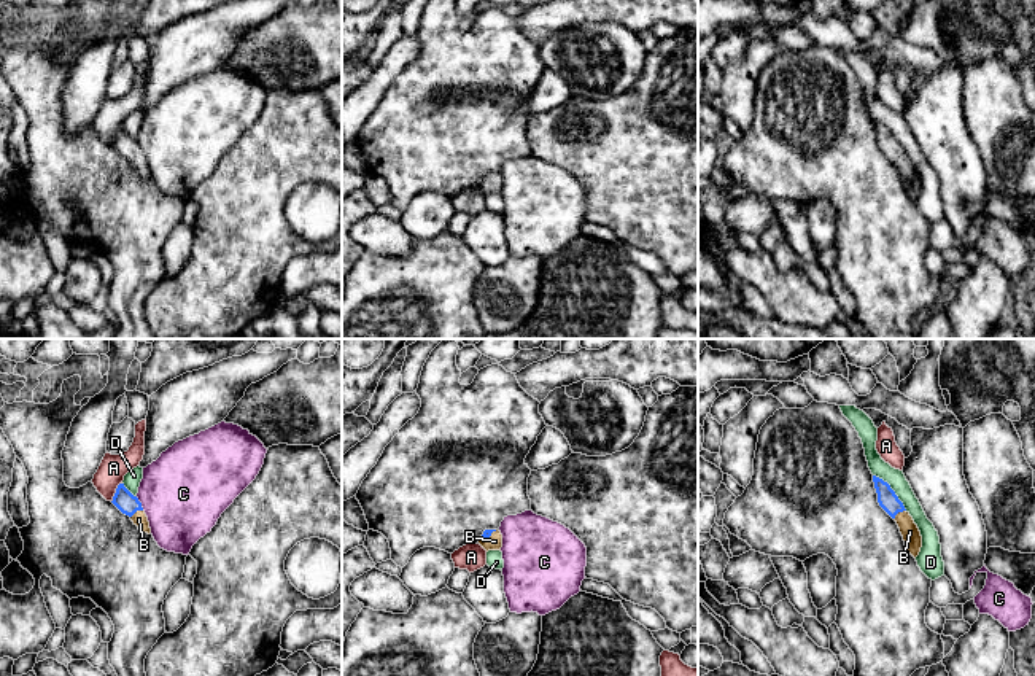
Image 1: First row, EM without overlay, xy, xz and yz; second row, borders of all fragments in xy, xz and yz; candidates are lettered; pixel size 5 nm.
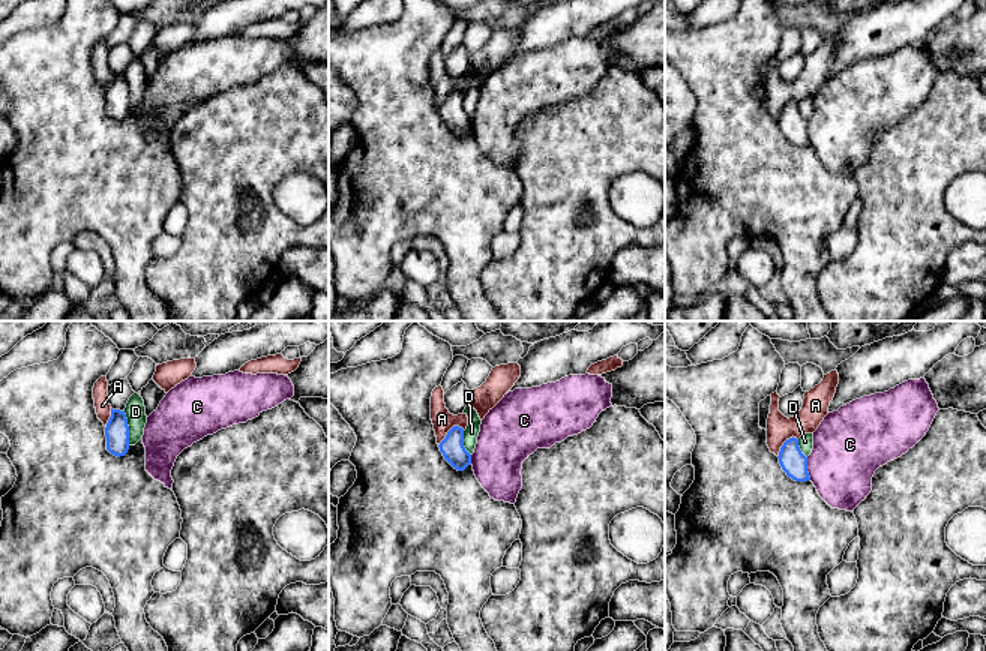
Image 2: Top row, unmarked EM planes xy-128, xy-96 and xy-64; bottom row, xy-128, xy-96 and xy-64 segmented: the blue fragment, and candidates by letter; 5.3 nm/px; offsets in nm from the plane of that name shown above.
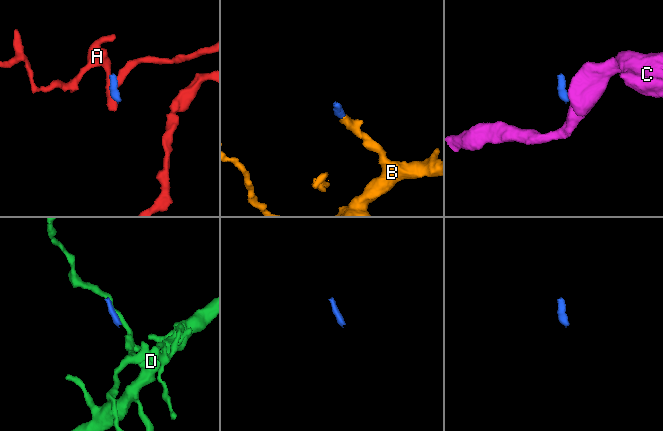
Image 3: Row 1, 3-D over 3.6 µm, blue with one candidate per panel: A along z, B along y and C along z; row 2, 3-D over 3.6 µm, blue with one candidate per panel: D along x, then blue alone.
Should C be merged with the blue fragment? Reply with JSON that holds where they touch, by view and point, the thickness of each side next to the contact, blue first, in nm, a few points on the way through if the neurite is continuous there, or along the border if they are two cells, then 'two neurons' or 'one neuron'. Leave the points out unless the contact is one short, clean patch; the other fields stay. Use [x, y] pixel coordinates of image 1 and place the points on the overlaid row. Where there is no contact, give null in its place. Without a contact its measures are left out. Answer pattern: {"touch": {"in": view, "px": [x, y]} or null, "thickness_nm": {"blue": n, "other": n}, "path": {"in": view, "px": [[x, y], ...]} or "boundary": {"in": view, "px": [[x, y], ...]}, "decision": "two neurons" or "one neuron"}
{"touch": {"in": "xy", "px": [140, 503]}, "thickness_nm": {"blue": 100, "other": 440}, "boundary": {"in": "xy", "px": [[135, 497], [143, 509]]}, "decision": "two neurons"}

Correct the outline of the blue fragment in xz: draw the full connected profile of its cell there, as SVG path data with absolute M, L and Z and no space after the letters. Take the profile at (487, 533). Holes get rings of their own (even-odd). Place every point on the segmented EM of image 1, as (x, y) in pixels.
M485 530L479 544L488 550L501 550L502 534L499 530Z

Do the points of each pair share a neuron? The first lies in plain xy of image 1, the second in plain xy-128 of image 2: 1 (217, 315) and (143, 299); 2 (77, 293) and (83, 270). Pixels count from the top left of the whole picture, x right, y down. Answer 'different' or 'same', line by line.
1: different
2: same

